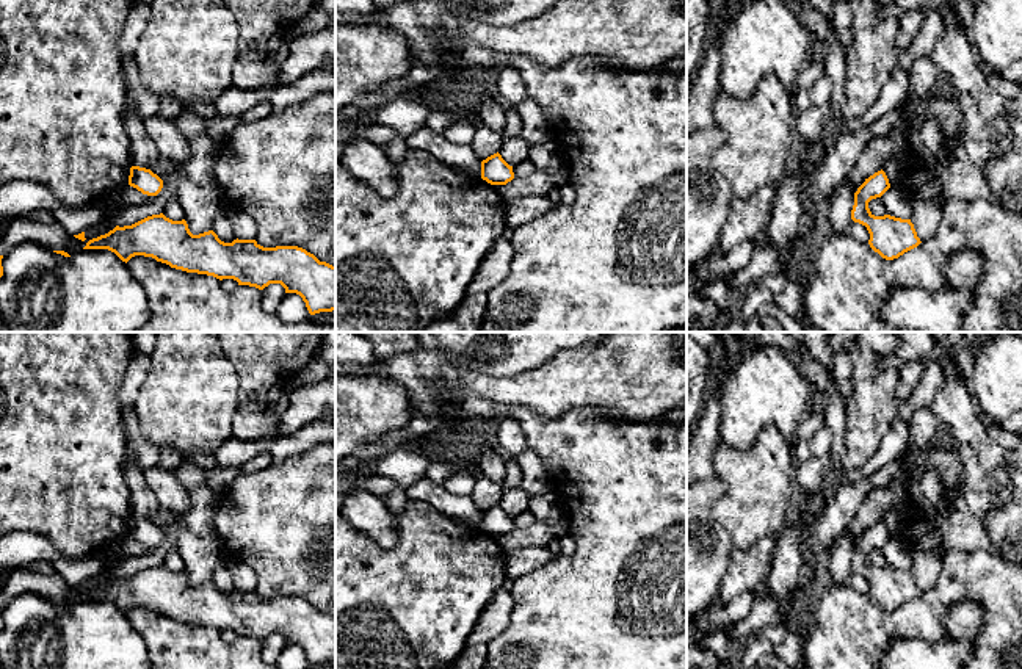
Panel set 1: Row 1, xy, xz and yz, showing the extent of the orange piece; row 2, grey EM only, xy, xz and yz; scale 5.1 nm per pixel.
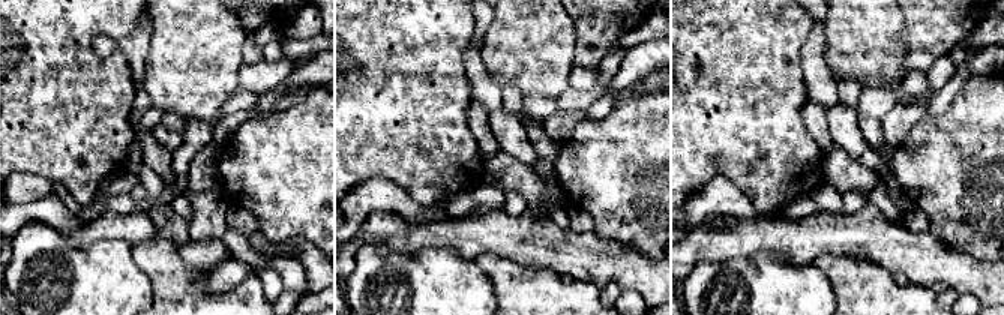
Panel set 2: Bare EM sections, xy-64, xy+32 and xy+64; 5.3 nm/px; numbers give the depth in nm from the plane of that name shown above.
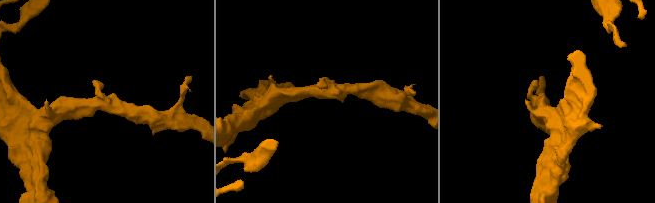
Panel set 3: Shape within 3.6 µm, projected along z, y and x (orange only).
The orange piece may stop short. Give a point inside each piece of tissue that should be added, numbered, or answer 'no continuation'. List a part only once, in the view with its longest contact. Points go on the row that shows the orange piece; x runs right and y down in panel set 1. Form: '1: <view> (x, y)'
no continuation

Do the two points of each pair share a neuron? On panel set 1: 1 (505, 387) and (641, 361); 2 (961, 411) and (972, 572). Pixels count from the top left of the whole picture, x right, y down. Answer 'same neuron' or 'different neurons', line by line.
1: same neuron
2: different neurons

